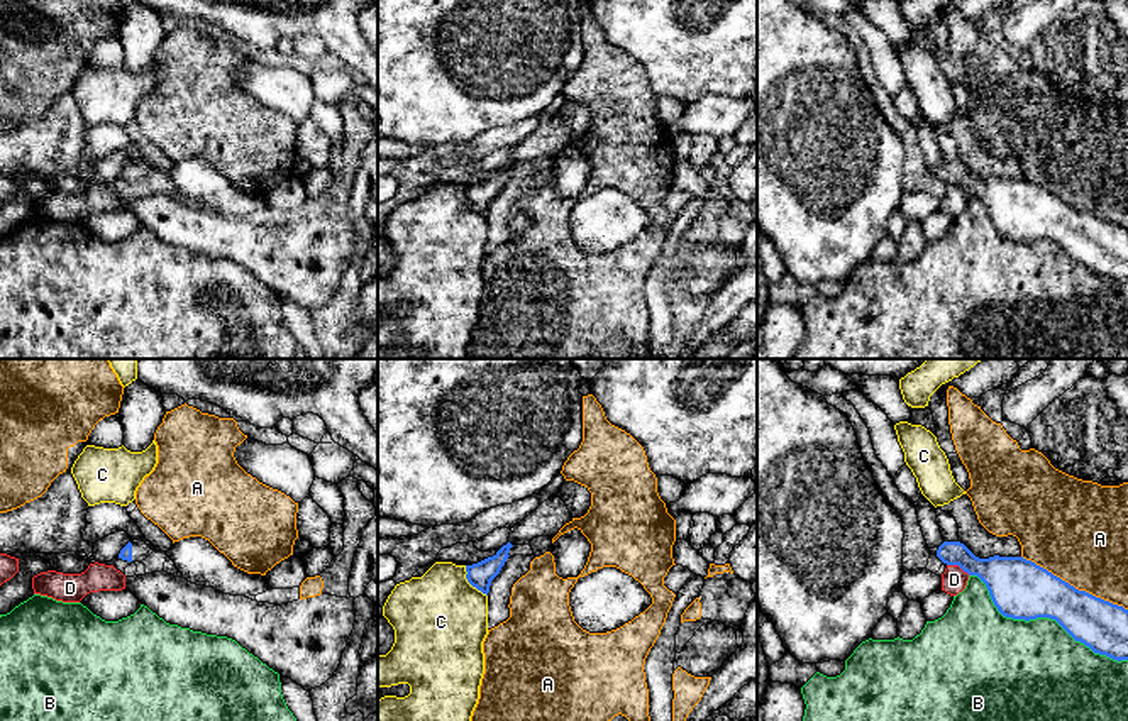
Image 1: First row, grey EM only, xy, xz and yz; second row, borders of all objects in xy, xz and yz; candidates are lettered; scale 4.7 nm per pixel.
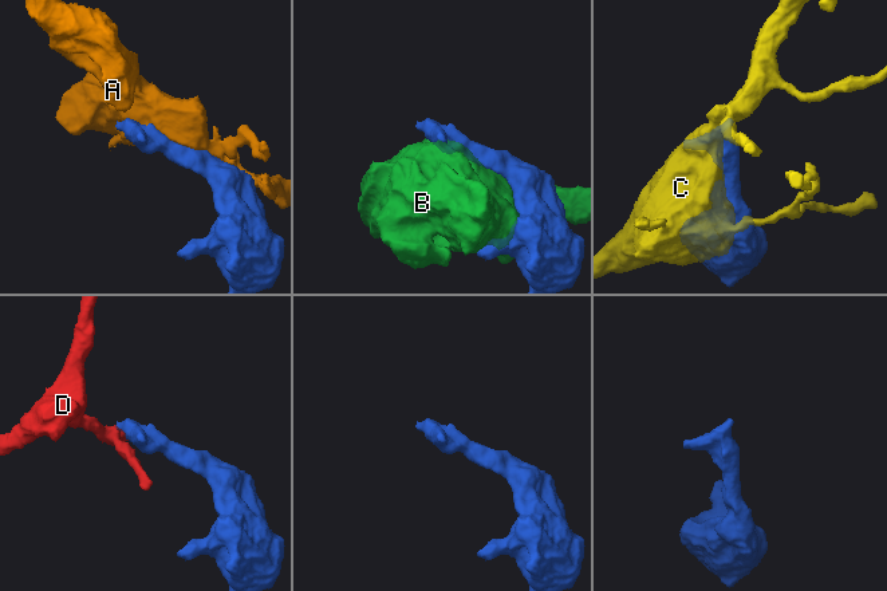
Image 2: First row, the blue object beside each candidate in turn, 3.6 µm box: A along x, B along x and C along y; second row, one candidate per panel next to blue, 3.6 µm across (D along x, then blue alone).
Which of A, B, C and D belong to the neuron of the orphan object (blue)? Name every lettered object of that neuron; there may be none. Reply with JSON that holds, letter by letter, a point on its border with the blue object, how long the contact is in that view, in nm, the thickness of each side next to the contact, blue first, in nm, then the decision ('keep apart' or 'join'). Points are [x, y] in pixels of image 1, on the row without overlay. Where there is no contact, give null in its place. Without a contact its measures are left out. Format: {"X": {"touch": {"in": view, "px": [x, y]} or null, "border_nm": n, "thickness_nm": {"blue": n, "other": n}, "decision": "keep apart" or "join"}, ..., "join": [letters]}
{"A": {"touch": {"in": "yz", "px": [1072, 207]}, "border_nm": 550, "thickness_nm": {"blue": 280, "other": 440}, "decision": "keep apart"}, "B": {"touch": {"in": "yz", "px": [1042, 237]}, "border_nm": 850, "thickness_nm": {"blue": 280, "other": 460}, "decision": "keep apart"}, "C": {"touch": {"in": "xz", "px": [470, 203]}, "border_nm": 190, "thickness_nm": {"blue": 120, "other": 440}, "decision": "keep apart"}, "D": {"touch": {"in": "yz", "px": [959, 187]}, "border_nm": 120, "thickness_nm": {"blue": 220, "other": 120}, "decision": "keep apart"}, "join": []}

